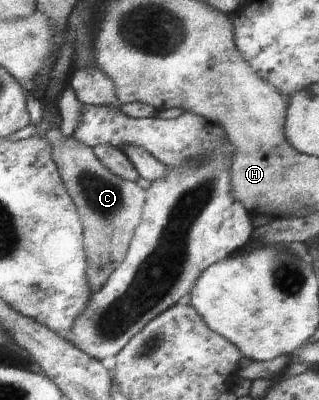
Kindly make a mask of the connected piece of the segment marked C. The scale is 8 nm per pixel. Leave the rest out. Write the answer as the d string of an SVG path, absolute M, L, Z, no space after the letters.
M59 126L56 129L50 129L44 137L46 137L53 146L54 162L58 165L58 172L66 187L66 192L74 201L77 215L83 226L83 245L85 255L88 258L88 266L90 266L86 271L87 283L93 293L104 286L110 273L115 268L118 268L122 260L124 260L135 228L141 221L145 203L145 190L137 183L124 180L116 176L113 172L110 172L110 170L96 158L93 149L80 144L73 136L68 138L63 137L60 134Z

